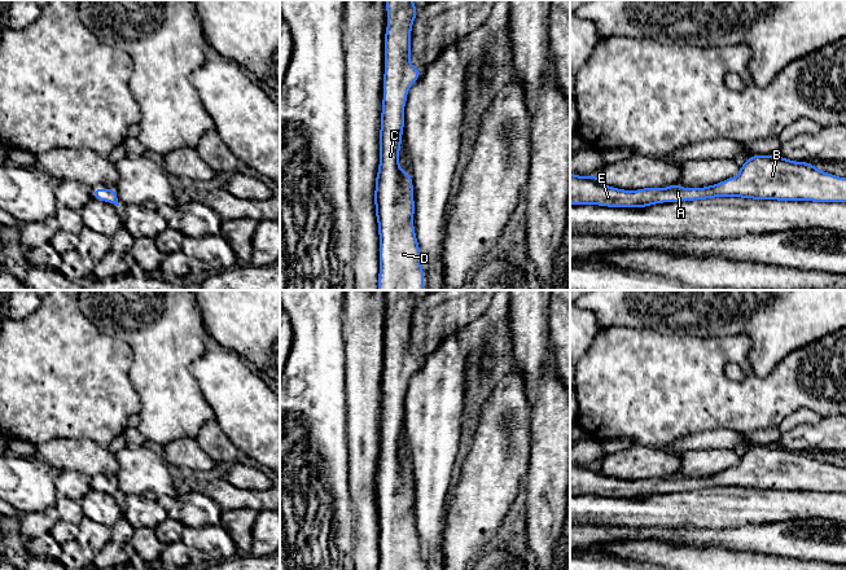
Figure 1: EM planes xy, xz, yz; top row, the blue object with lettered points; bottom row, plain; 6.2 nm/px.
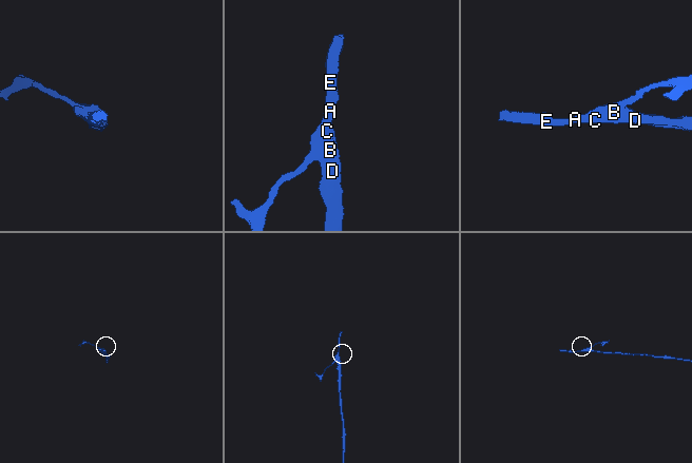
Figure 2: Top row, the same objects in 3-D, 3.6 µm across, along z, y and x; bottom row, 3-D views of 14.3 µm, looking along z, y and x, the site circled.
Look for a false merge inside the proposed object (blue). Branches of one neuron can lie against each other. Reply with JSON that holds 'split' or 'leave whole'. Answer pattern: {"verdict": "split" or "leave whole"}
{"verdict": "leave whole"}

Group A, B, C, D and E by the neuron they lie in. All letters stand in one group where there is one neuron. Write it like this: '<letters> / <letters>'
A B C D E

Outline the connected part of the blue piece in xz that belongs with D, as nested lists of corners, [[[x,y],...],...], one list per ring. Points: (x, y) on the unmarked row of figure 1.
[[[386,290],[386,301],[385,385],[374,481],[380,525],[377,570],[425,570],[412,513],[415,504],[412,466],[399,456],[407,383],[421,364],[409,351],[411,321],[417,299],[413,290]]]

